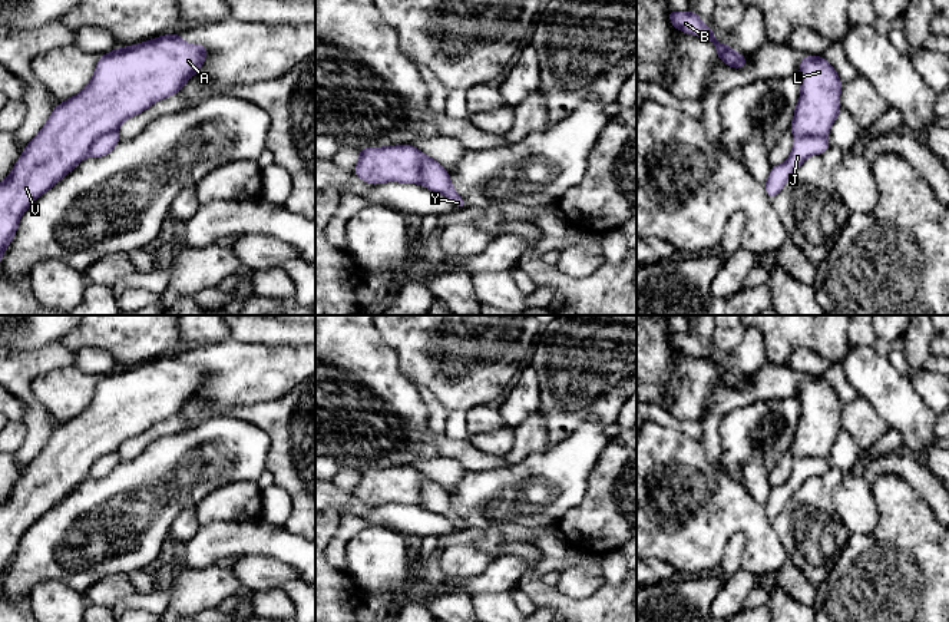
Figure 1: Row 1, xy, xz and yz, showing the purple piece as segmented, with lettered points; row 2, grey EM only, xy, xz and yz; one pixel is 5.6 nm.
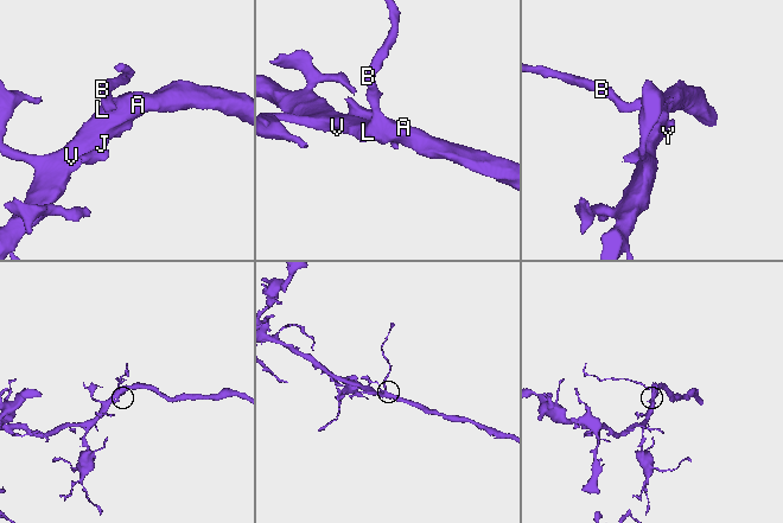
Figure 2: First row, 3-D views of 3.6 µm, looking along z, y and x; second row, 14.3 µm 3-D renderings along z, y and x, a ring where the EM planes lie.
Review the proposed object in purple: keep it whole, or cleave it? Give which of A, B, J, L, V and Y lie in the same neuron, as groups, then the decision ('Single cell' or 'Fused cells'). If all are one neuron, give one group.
Groups: A B L V / J Y. Fused cells

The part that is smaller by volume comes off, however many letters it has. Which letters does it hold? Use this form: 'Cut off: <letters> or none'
Cut off: J, Y

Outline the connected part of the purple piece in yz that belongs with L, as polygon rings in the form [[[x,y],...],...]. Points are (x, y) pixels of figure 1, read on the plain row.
[[[823,377],[800,381],[798,401],[801,417],[794,430],[790,453],[796,459],[827,457],[841,431],[841,401]]]

